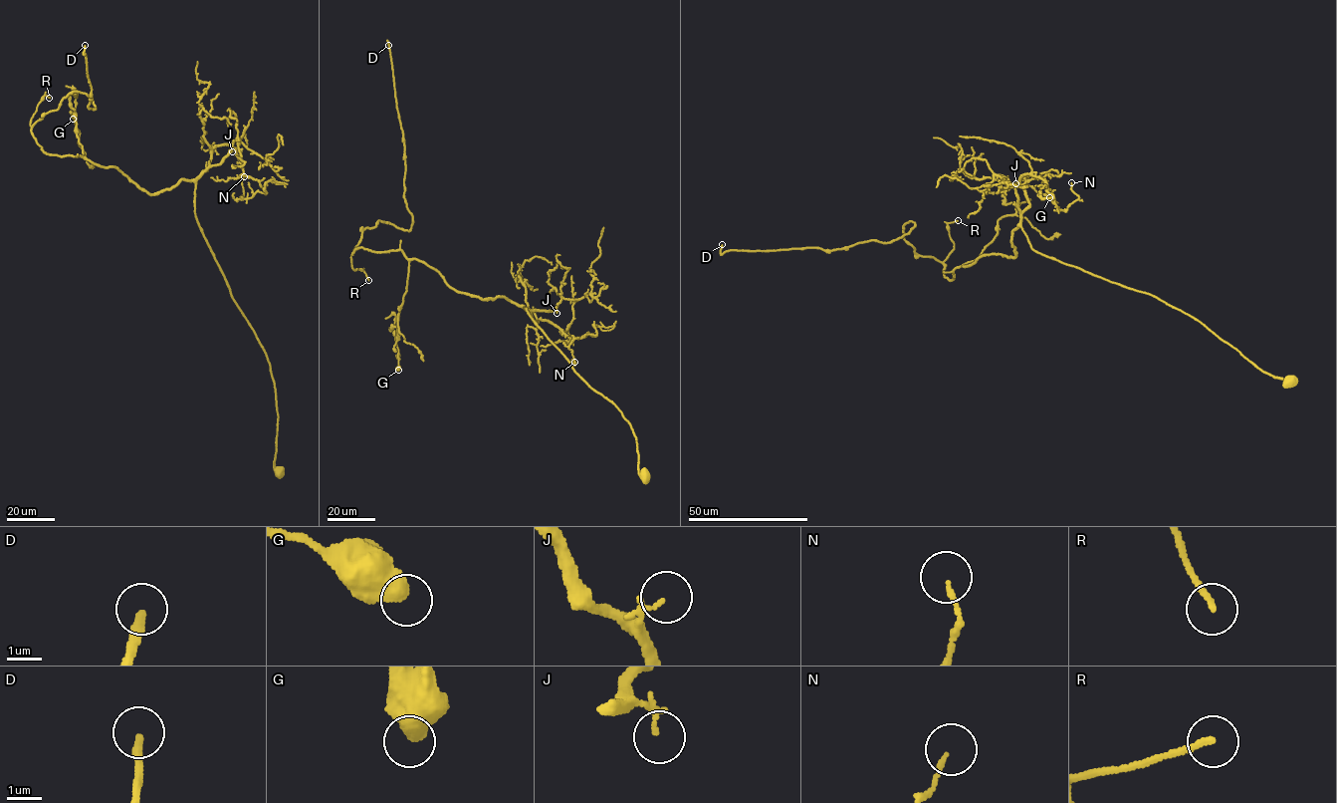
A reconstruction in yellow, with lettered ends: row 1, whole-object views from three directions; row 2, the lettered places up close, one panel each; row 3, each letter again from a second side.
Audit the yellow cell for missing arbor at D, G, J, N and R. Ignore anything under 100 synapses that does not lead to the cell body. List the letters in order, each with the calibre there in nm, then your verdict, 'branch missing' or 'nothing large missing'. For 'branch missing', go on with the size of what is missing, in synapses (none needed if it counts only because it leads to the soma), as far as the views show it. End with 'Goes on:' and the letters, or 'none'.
D: calibre 260 nm; branch missing; 190 synapses
G: calibre 600 nm; nothing large missing
J: calibre 150 nm; nothing large missing
N: calibre 110 nm; nothing large missing
R: calibre 170 nm; nothing large missing
Goes on: D

